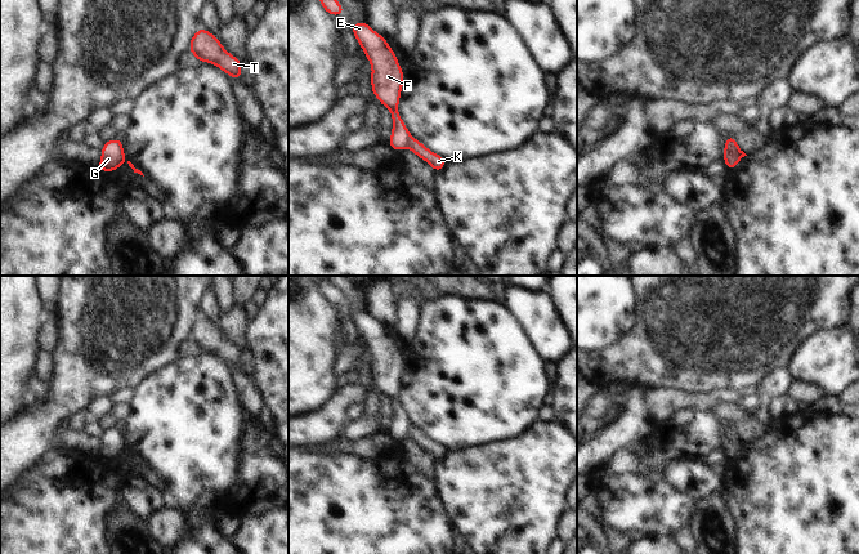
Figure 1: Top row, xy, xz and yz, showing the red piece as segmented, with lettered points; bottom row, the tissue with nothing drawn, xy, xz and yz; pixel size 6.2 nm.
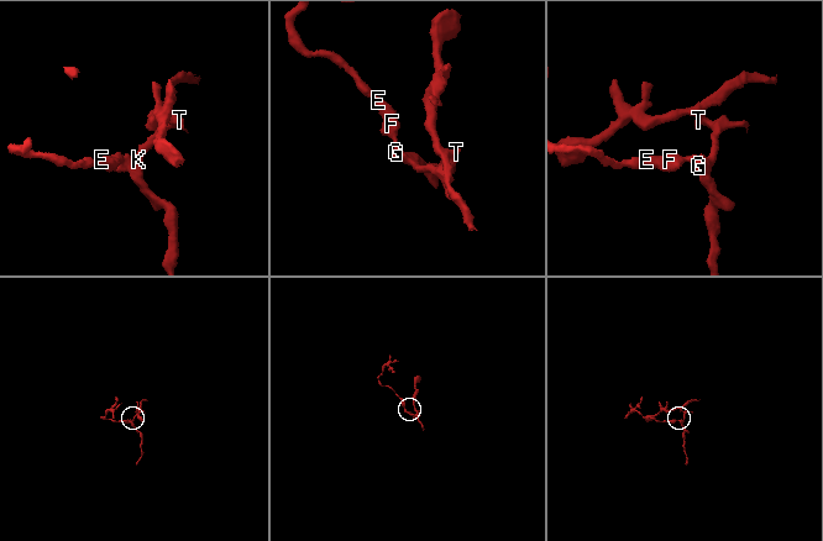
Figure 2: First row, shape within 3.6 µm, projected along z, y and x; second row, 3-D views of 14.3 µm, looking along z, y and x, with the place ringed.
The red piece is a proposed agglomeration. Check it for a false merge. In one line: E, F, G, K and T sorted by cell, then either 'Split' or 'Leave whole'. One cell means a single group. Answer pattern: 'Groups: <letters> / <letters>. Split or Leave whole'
Groups: E F G / K T. Split

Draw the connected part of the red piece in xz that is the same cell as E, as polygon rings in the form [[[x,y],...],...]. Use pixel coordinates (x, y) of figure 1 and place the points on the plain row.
[[[366,309],[355,310],[350,320],[371,352],[372,383],[392,402],[393,417],[388,434],[393,439],[408,437],[411,423],[398,401],[404,361],[401,358],[395,339],[390,338],[388,329],[373,320]]]

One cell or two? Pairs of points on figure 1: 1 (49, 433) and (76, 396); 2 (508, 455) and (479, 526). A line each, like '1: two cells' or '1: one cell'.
1: one cell
2: one cell

